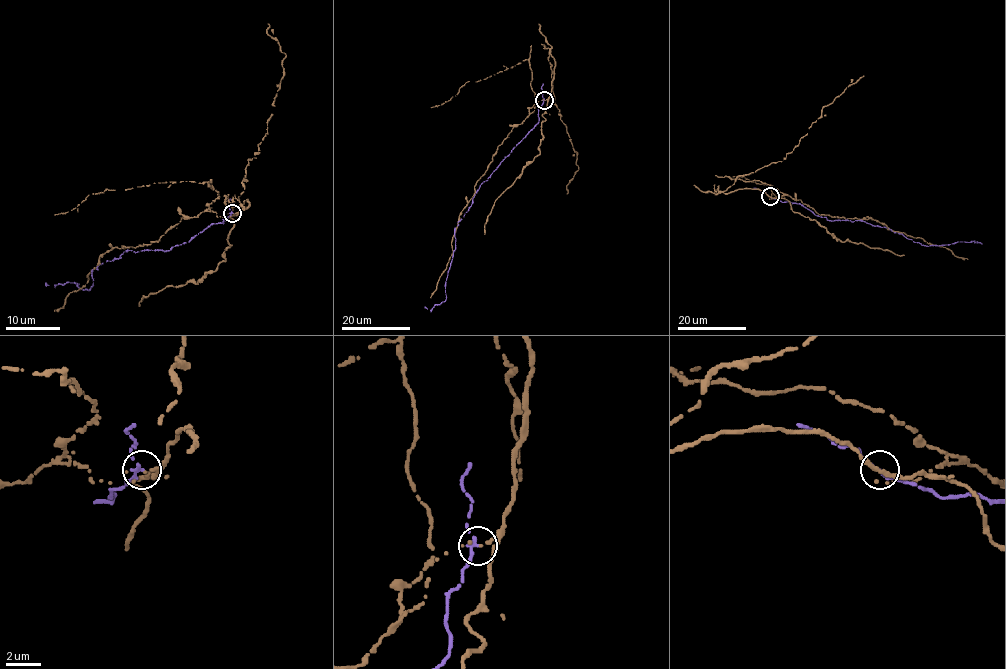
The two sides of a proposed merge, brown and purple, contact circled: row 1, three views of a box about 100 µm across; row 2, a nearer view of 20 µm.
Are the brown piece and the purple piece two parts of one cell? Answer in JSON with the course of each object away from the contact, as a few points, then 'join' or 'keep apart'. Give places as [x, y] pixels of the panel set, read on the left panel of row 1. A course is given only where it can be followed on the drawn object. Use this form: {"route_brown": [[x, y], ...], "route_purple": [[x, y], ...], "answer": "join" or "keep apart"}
{"route_brown": [[233, 213], [200, 212], [181, 217], [157, 242], [114, 247], [54, 310]], "route_purple": [[233, 213], [165, 251], [127, 250], [100, 263], [92, 269], [88, 290], [76, 282], [45, 283]], "answer": "keep apart"}

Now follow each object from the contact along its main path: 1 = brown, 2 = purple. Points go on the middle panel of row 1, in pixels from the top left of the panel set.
1: (544, 100), (536, 103), (533, 111), (512, 129), (476, 182), (475, 193), (459, 216), (452, 254), (430, 297)
2: (544, 100), (538, 110), (538, 123), (480, 185), (455, 227), (446, 299), (430, 310), (424, 307)

